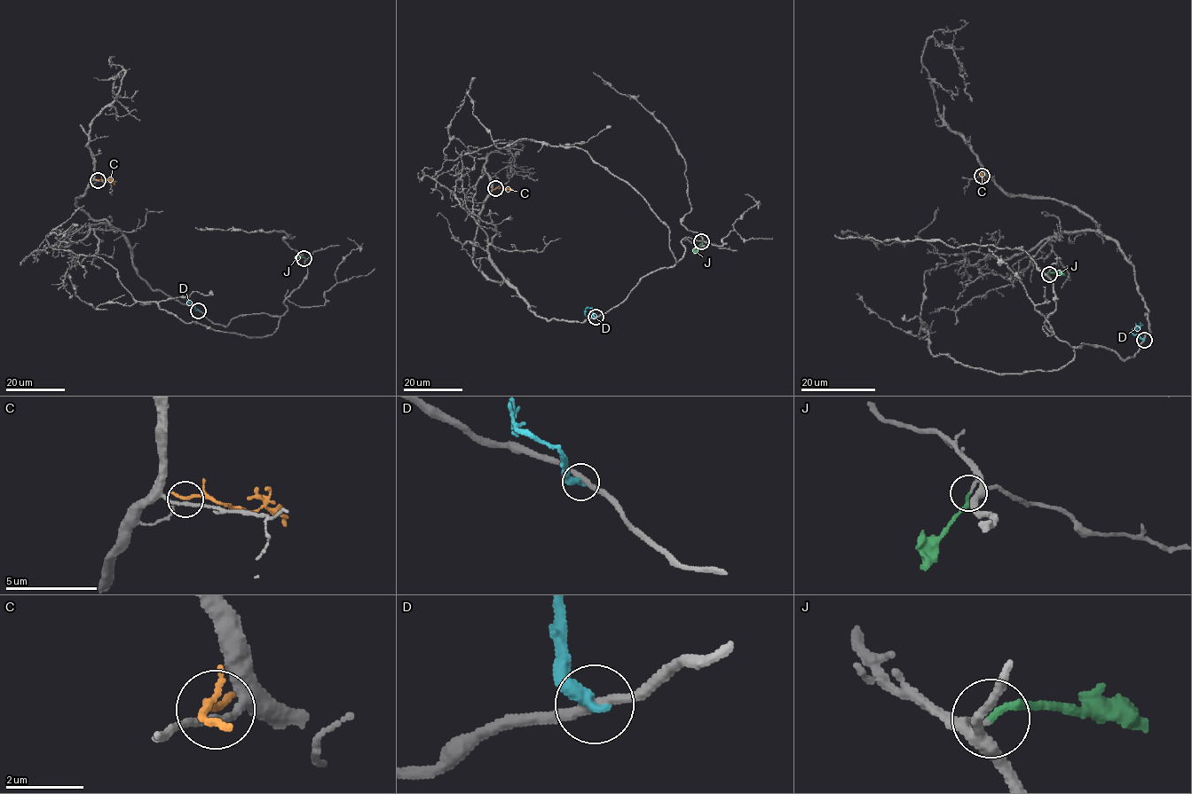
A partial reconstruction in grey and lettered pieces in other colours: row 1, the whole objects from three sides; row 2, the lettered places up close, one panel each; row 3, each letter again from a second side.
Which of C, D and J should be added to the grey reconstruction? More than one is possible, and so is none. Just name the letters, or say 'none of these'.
J

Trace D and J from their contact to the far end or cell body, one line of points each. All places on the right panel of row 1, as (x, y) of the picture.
D: (1143, 340), (1132, 332), (1142, 324)
J: (1049, 274), (1065, 275)

